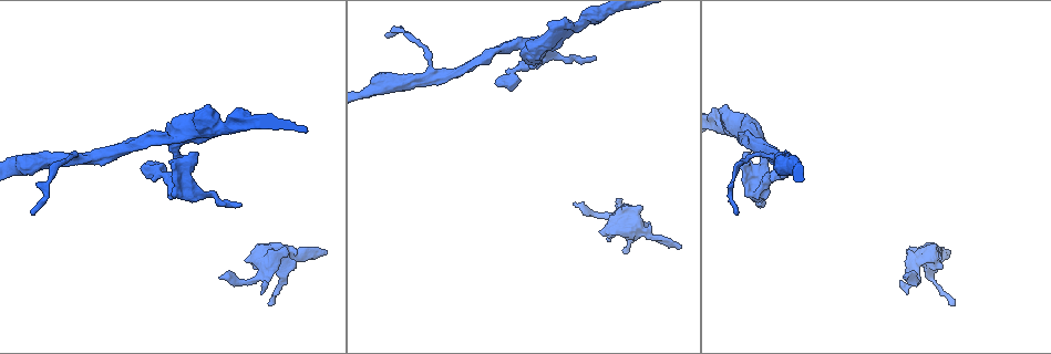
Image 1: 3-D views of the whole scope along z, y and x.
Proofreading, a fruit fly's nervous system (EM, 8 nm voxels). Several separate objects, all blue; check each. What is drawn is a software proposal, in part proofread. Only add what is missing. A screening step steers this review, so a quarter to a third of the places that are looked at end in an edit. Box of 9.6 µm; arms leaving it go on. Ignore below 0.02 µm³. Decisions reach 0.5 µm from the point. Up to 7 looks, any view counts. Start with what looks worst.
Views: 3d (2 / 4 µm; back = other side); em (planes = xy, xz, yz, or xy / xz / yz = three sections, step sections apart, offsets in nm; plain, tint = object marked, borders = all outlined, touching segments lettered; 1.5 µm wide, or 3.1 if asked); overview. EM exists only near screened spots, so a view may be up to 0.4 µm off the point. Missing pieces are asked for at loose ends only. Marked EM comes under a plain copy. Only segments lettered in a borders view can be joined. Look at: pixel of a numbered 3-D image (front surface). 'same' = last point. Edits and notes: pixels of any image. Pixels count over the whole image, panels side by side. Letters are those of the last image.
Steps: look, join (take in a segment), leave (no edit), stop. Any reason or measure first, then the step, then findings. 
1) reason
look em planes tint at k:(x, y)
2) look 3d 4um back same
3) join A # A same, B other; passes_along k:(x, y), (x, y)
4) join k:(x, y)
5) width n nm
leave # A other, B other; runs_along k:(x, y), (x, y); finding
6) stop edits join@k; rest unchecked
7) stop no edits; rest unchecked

free end
look 3d 2um back at 1:(947, 250)

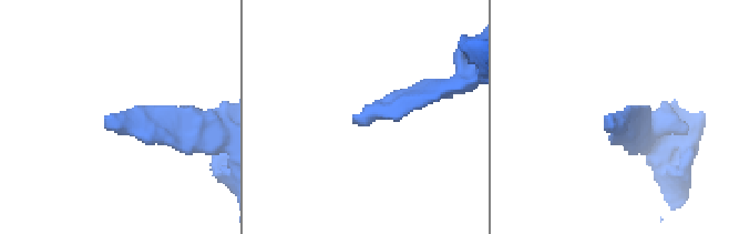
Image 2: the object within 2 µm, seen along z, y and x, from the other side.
look em xy step 8 tint at 2:(354, 121)

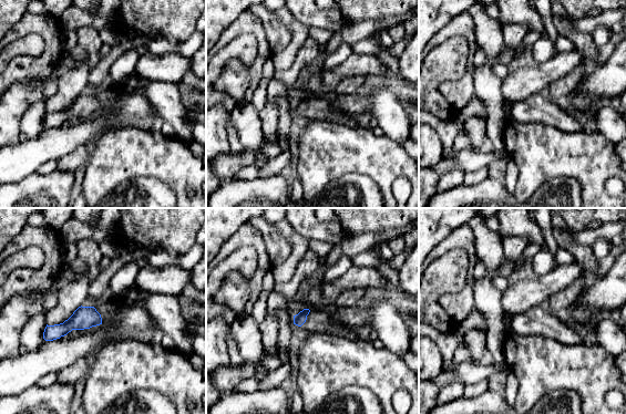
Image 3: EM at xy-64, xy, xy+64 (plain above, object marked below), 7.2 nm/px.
see the neighbours
look em xy step 8 borders same

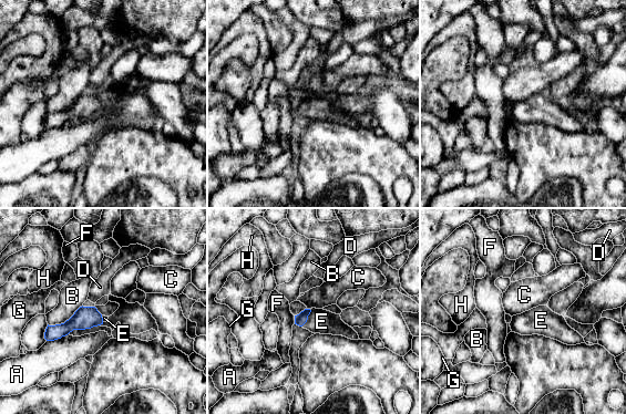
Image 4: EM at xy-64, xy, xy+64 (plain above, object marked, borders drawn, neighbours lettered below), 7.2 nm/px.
join E # A other, B other, C other, D other, E same, F other, G other, H other; passes_along 4:(300, 319), (307, 318), (321, 321); it goes on there

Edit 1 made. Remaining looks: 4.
thick end
look em planes tint at 1:(609, 241)

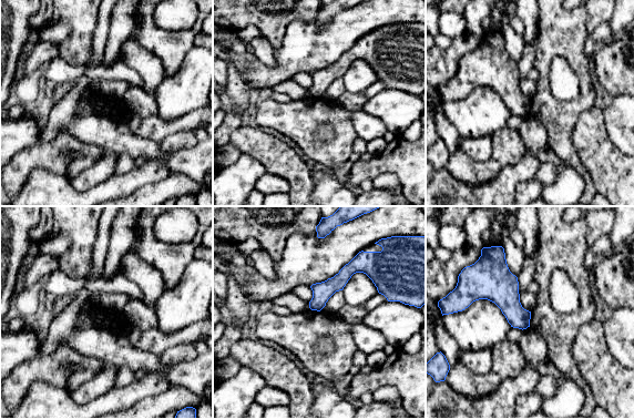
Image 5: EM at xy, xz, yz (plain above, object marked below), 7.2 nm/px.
see the neighbours
look em planes borders same

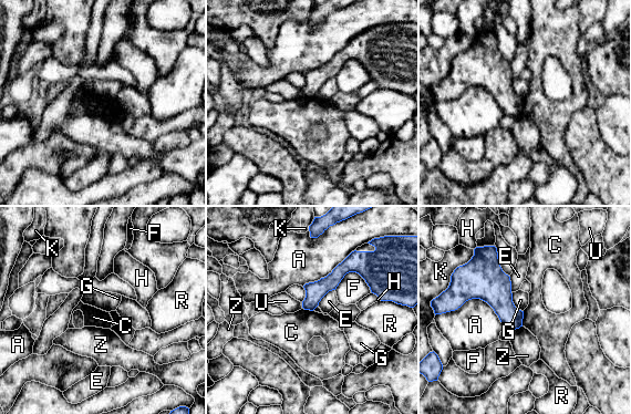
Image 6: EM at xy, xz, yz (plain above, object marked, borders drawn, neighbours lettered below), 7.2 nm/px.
leave # A other, C other, E other, F other, G other, H other, K other, R other, U other, Z other; border 6:(524, 311), (521, 325); no lettered segment goes on from it

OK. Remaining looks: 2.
end of a long branch
look 3d 2um back at 1:(31, 211)

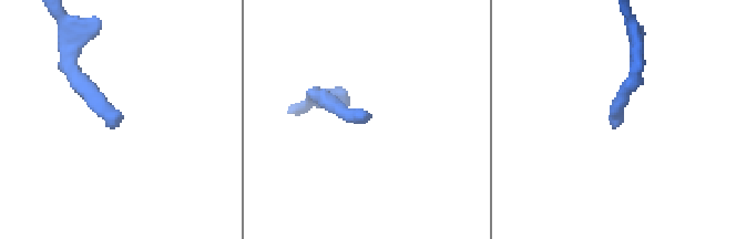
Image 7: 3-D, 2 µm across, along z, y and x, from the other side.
look em planes borders at 7:(611, 117)

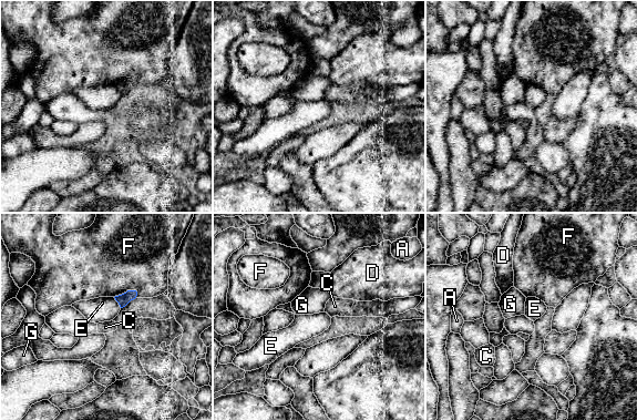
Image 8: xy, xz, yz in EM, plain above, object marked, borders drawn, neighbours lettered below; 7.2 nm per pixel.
leave # A other, C other, D other, E other, F other, G other; no lettered segment goes on from it

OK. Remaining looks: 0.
stop edits join@4; rest unchecked

